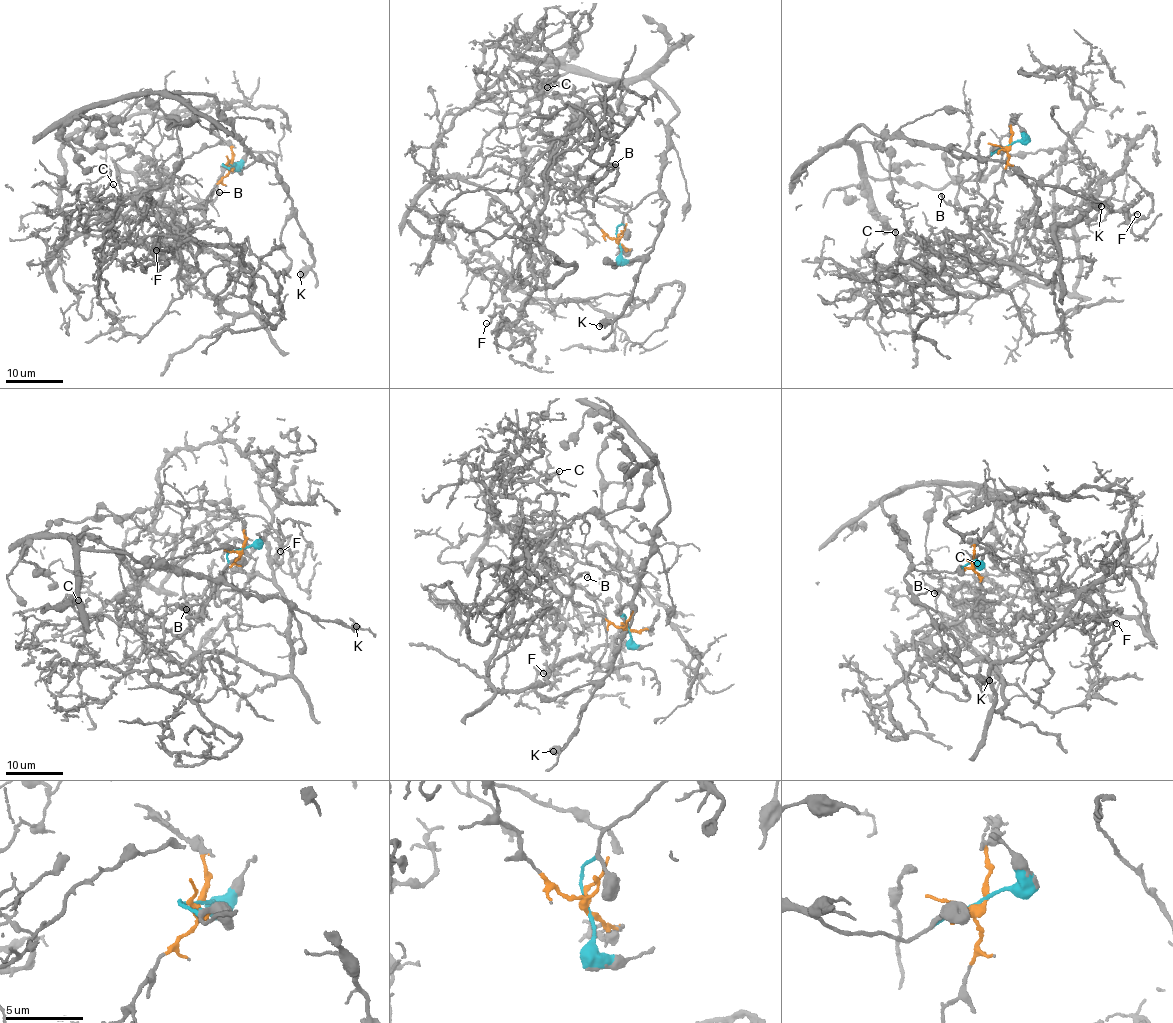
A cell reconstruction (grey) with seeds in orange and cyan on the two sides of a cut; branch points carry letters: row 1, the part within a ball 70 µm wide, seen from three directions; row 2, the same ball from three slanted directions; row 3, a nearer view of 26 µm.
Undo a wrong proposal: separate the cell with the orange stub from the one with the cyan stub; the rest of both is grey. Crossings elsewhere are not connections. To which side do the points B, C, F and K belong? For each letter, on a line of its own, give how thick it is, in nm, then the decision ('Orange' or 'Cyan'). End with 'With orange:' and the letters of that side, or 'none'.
B: Thickness 140 nm. Orange
C: Thickness 140 nm. Orange
F: Thickness 170 nm. Orange
K: Thickness 600 nm. Cyan
With orange: B, C, F

